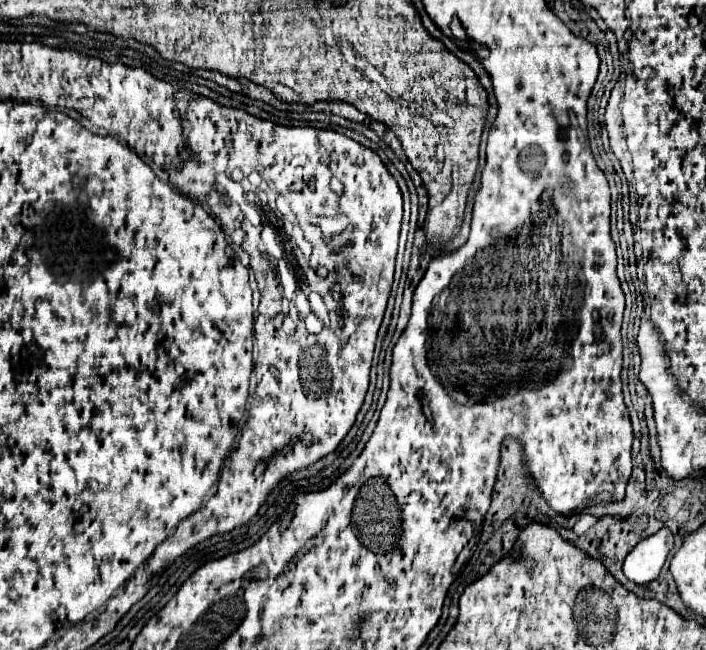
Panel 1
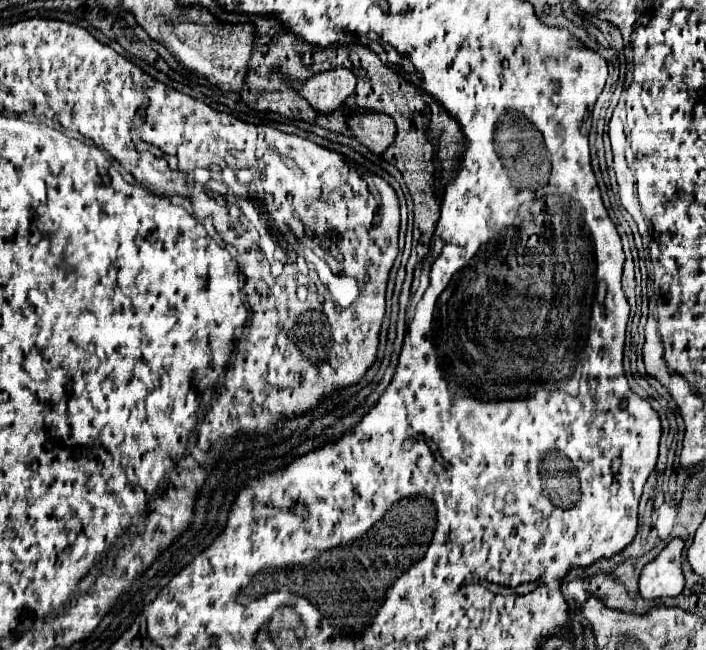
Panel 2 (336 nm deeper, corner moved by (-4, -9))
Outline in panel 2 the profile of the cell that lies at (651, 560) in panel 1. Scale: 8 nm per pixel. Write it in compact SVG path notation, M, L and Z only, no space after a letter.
M672 539L666 549L644 567L640 575L640 595L644 599L678 597L684 589L682 573L682 539Z

